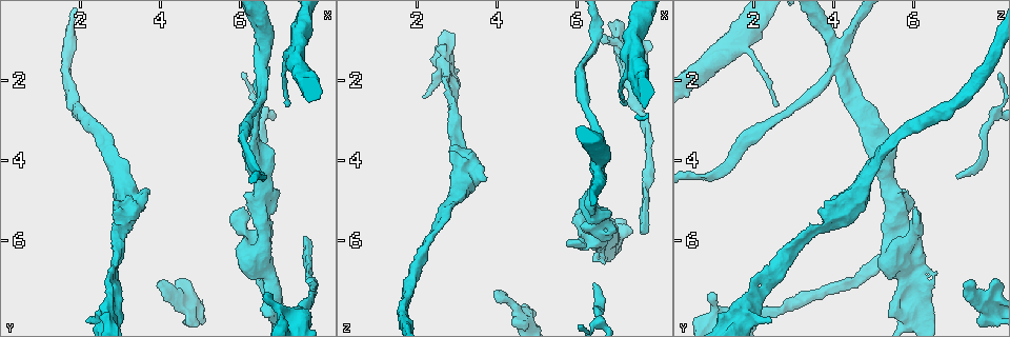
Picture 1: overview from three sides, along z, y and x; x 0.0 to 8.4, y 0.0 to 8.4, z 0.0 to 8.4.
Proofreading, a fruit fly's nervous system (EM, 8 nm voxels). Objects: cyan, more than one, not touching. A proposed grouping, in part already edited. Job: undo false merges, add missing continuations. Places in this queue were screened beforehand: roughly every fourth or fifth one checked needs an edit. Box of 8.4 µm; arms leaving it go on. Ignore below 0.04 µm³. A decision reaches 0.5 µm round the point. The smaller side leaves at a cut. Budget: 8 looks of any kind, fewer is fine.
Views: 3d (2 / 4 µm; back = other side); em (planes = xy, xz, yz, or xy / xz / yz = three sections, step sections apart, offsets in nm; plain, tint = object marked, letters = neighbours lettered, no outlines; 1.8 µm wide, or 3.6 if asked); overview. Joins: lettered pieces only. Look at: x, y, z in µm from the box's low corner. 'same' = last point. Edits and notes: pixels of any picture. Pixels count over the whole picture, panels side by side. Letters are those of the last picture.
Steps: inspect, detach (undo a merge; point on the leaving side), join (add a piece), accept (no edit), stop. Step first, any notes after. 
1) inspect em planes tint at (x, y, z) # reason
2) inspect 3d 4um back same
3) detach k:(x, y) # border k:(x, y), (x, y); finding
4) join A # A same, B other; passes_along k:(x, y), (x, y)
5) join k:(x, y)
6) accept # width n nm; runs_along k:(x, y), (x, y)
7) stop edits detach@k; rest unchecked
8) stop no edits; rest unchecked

inspect em planes letters at (7.20, 2.65, 2.60) # thin end

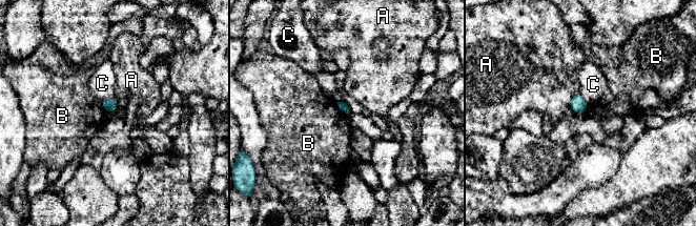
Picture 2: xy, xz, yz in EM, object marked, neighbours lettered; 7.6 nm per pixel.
accept # A other, B other, C other; border 2:(336, 102), (347, 115); none of them fits

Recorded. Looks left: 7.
inspect em planes letters at (6.45, 1.70, 4.10) # two arms at a narrow angle

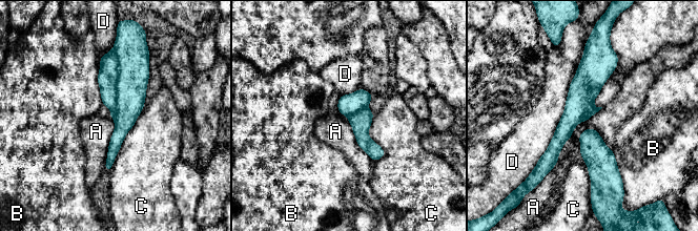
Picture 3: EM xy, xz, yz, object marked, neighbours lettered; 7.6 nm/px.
detach 3:(107, 78) # longest_contact D 1050 nm; A other, B other, C other, D other; border 3:(114, 49), (117, 103), (113, 117); a second neuron is stuck on

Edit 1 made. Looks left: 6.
inspect em yz step 16 tint at (3.05, 5.75, 3.60) # sudden change in width

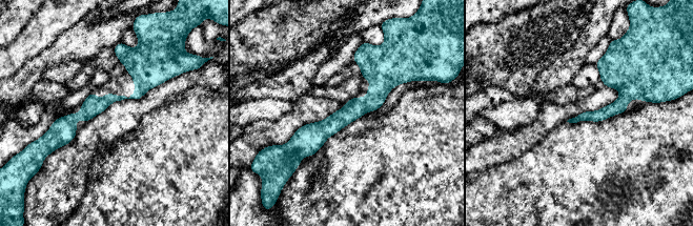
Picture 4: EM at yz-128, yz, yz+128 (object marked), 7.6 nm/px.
inspect em planes letters same # cut it another way

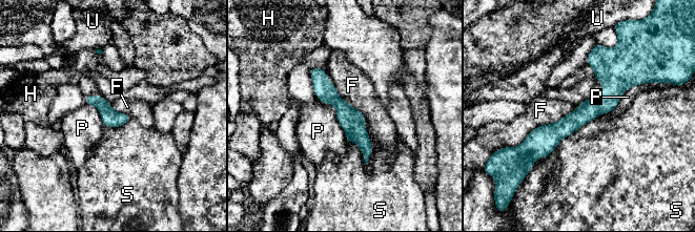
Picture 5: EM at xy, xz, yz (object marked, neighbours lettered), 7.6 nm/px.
accept # F other, H other, P other, S other, U other; all the same neuron

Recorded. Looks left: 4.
stop edits detach@3; rest unchecked

